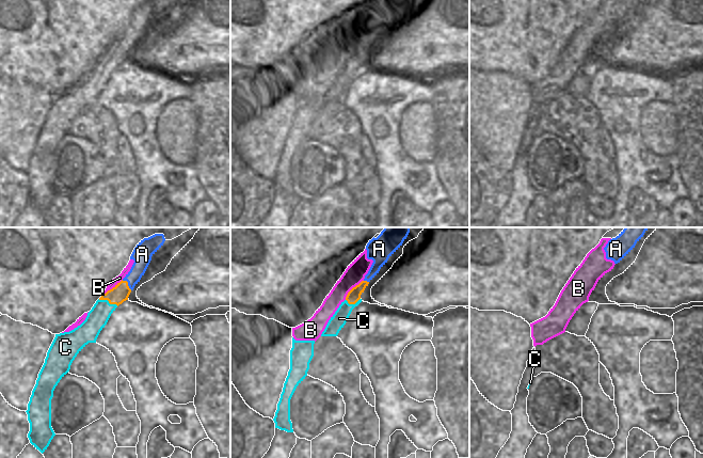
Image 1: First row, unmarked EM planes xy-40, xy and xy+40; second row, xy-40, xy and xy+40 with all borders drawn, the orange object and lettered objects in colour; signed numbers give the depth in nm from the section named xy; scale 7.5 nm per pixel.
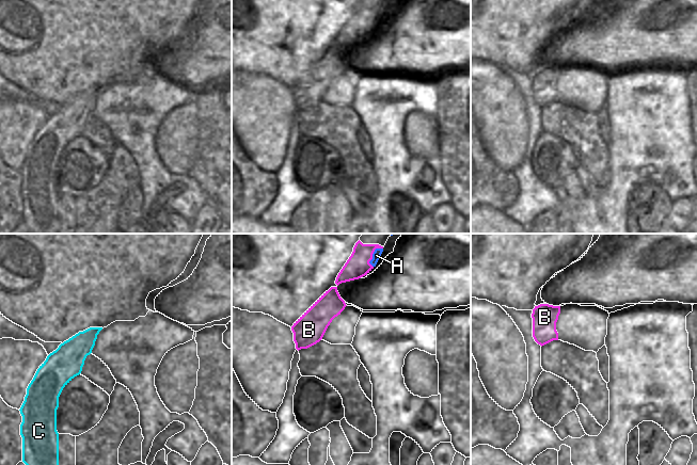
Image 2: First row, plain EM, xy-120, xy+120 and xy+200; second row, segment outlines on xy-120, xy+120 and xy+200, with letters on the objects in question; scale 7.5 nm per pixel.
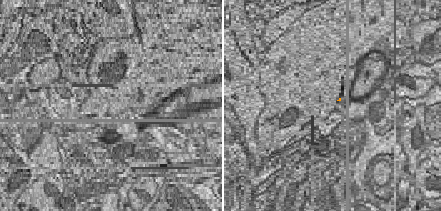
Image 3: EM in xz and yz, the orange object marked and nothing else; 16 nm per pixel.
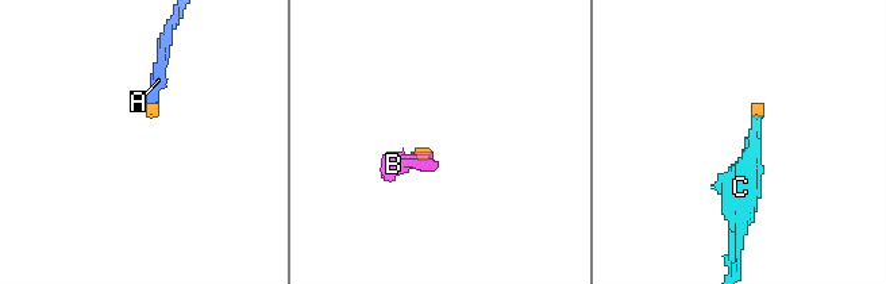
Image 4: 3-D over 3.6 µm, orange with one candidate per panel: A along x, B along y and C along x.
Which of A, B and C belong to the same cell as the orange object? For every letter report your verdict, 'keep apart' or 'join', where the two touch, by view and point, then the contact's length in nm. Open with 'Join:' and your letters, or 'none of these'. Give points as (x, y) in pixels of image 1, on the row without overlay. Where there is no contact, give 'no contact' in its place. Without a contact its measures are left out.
Join: C
A: keep apart; contact xy-40 (127, 44); length 110 nm
B: keep apart; contact xy (352, 49); length 200 nm
C: join; contact xy-40 (108, 61); length 160 nm

